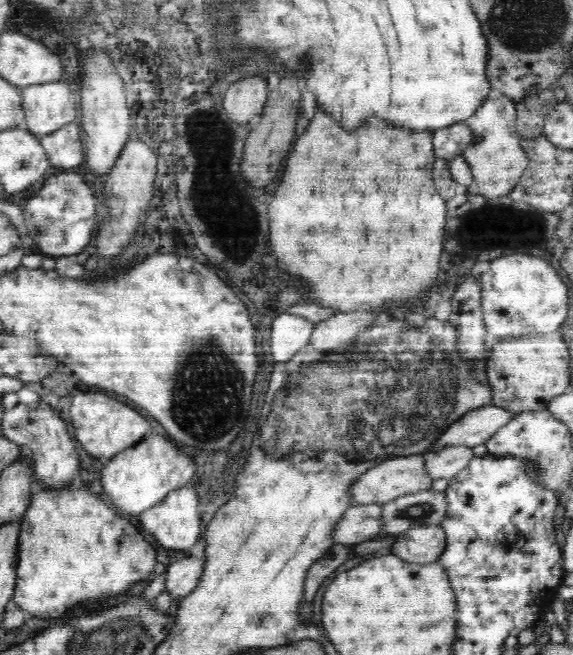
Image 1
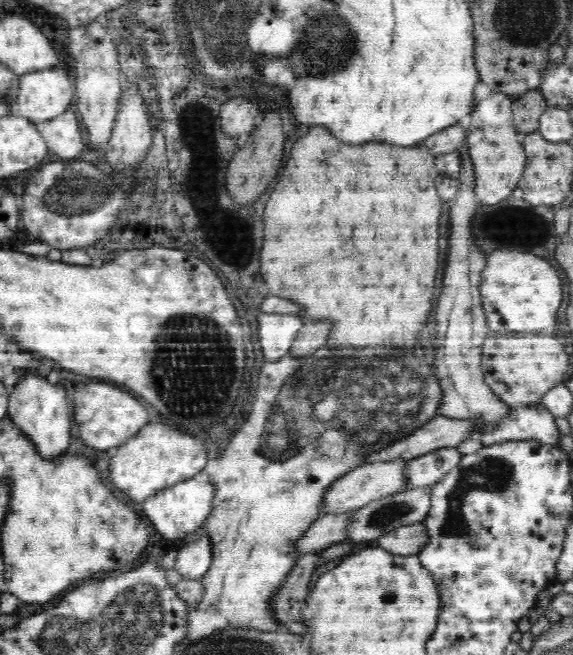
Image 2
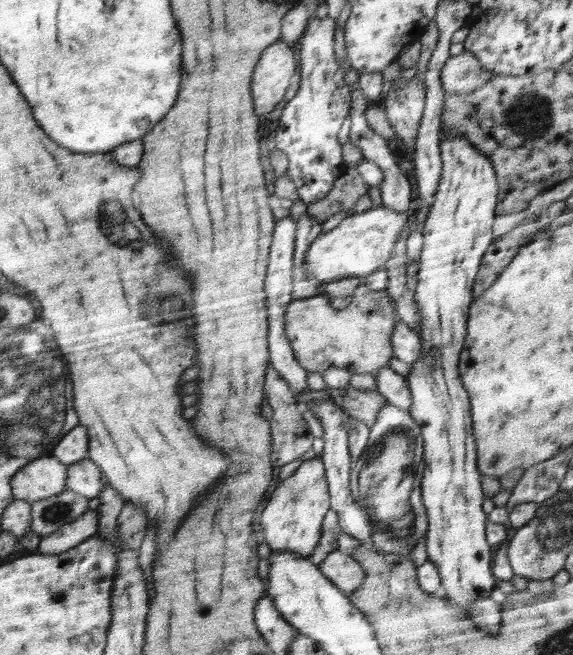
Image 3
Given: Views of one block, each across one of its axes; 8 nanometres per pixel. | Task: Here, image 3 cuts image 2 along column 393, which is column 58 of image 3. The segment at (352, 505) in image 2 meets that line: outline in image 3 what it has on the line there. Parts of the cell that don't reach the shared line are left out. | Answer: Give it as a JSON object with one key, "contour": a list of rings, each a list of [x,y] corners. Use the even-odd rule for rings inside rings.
{"contour":[[[53,455],[32,460],[16,473],[16,482],[12,482],[15,499],[32,503],[64,492],[68,472],[70,466]]]}

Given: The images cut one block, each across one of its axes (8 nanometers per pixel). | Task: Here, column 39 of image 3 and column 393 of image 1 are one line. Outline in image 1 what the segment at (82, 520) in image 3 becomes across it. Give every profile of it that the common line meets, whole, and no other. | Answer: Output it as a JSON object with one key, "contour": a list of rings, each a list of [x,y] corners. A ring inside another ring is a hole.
{"contour":[[[440,525],[410,527],[390,546],[392,552],[406,562],[430,564],[442,556],[446,546],[446,531]]]}

